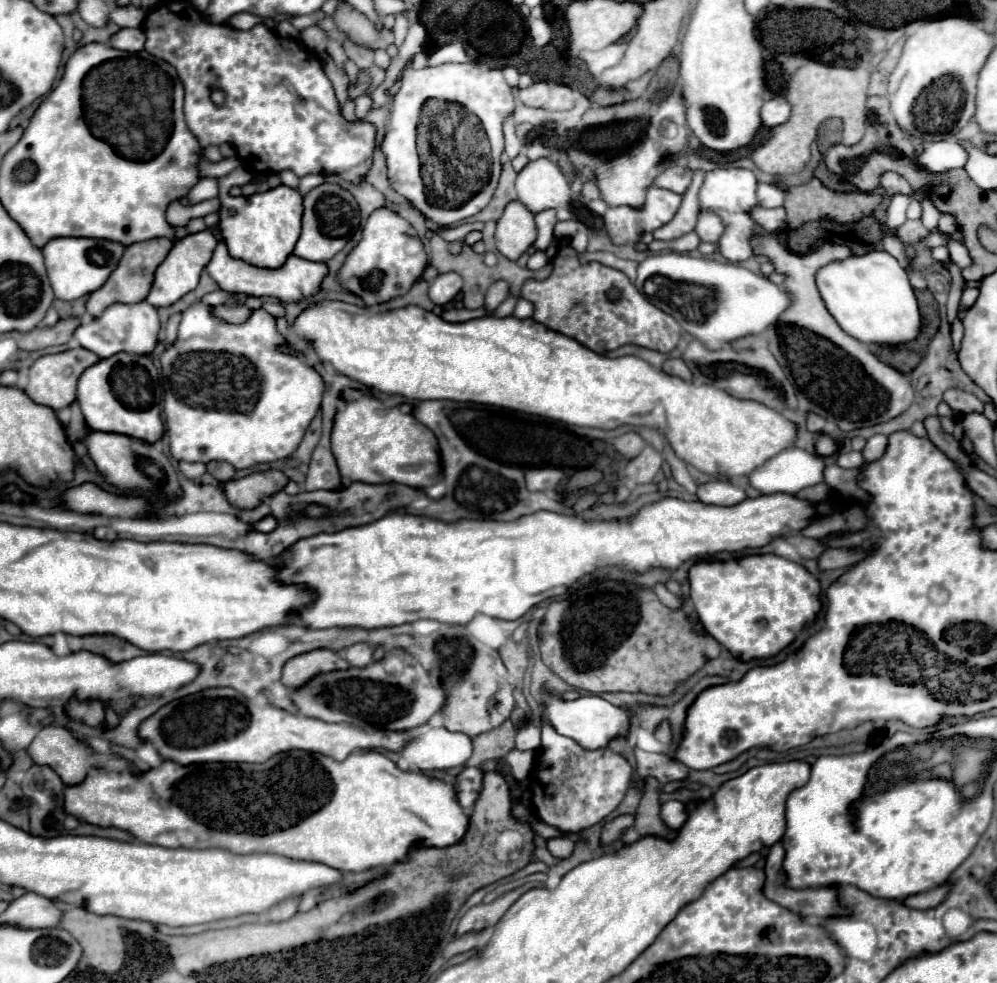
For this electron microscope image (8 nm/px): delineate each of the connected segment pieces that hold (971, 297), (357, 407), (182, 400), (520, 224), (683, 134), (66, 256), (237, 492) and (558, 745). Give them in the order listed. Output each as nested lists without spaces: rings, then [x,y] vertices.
[[[965,288],[965,290],[963,290],[963,298],[961,298],[961,306],[959,306],[959,318],[961,318],[961,314],[963,314],[967,308],[971,308],[971,306],[975,304],[977,296],[979,296],[979,288]]]
[[[364,394],[361,400],[349,401],[345,410],[337,412],[335,426],[331,434],[331,450],[335,454],[339,472],[343,478],[351,482],[367,482],[367,484],[405,484],[411,488],[429,488],[441,476],[441,458],[439,458],[439,442],[435,434],[417,422],[411,414],[403,414],[399,408],[387,408],[378,398]]]
[[[193,302],[181,318],[177,340],[161,354],[161,372],[167,382],[165,424],[171,440],[171,456],[187,462],[229,462],[237,470],[261,462],[275,462],[291,456],[319,412],[323,398],[323,378],[313,366],[305,364],[303,352],[285,354],[279,348],[287,338],[277,330],[275,318],[263,308],[251,310],[243,324],[229,324],[213,314],[213,306]]]
[[[521,202],[507,204],[503,216],[497,222],[497,250],[509,260],[517,260],[523,252],[527,252],[535,238],[537,228],[533,214]]]
[[[675,92],[659,104],[657,114],[651,118],[645,140],[637,148],[633,148],[629,154],[615,158],[613,162],[605,162],[603,158],[595,158],[591,154],[579,152],[579,150],[567,150],[567,154],[569,154],[569,160],[573,162],[573,166],[577,166],[581,172],[585,172],[587,178],[591,178],[599,184],[601,198],[609,206],[641,208],[645,202],[647,188],[651,186],[651,178],[655,178],[661,172],[663,156],[667,156],[671,152],[679,152],[687,144],[687,140],[689,140],[689,128],[685,126],[685,106],[681,102],[681,92]]]
[[[55,238],[43,246],[45,266],[49,274],[49,282],[55,290],[55,298],[59,300],[77,300],[99,290],[109,274],[117,268],[123,252],[127,246],[121,242],[111,240],[97,240],[97,238]]]
[[[279,470],[253,472],[241,480],[231,480],[225,484],[225,496],[229,504],[241,510],[251,510],[261,504],[261,498],[273,496],[287,486],[289,478]]]
[[[548,723],[542,727],[541,740],[537,768],[531,772],[535,782],[531,788],[537,816],[545,824],[565,832],[581,832],[619,806],[631,784],[631,766],[623,756],[607,748],[585,750],[571,738],[558,734]]]

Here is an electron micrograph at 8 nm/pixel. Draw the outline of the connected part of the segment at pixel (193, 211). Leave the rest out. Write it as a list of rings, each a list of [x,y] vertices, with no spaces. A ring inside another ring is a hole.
[[[211,198],[195,206],[183,206],[179,200],[175,200],[167,208],[167,222],[171,226],[185,226],[191,218],[203,218],[217,210],[219,210],[219,198]]]

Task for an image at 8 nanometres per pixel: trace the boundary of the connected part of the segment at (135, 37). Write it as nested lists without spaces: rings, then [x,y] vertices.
[[[123,28],[113,36],[111,46],[117,46],[117,50],[125,50],[125,52],[141,52],[145,48],[145,40],[147,38],[143,30]]]

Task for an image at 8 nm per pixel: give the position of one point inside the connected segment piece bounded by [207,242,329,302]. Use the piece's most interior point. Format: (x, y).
(297, 279)

